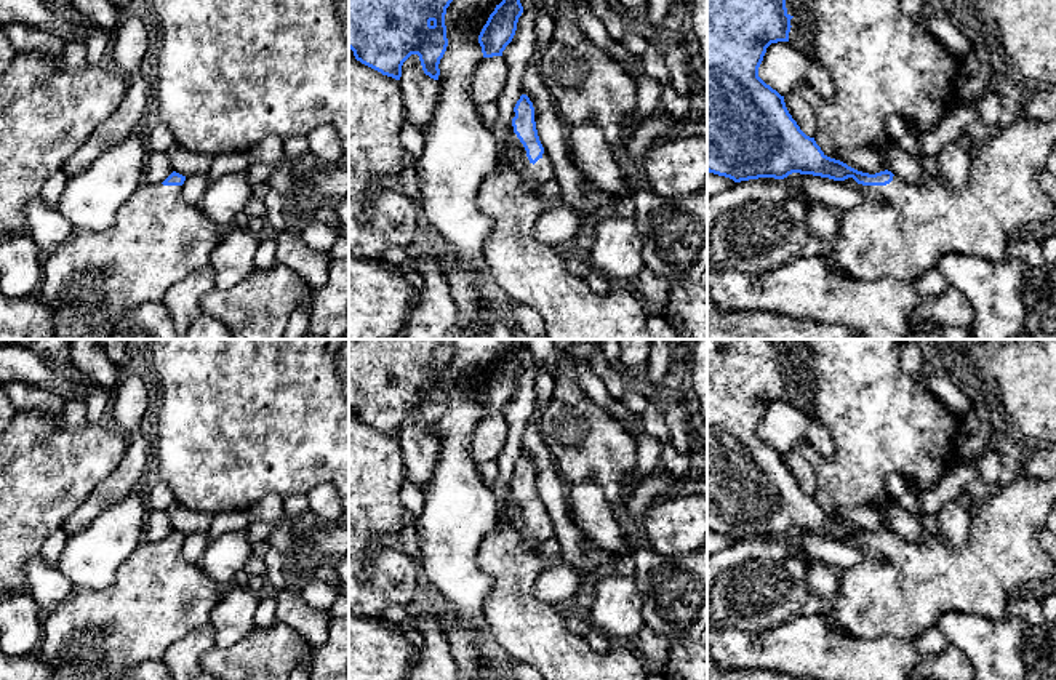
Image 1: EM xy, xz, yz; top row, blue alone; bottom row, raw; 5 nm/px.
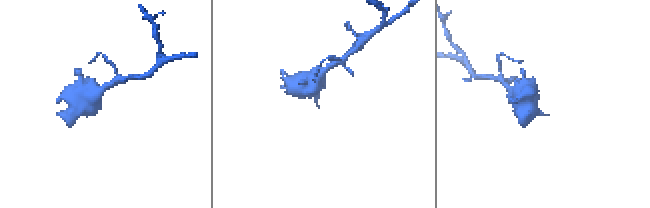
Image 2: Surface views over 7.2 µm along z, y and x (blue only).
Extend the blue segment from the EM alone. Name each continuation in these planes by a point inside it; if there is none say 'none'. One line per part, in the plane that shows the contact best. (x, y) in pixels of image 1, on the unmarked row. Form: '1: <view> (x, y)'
1: xz (530, 631)

